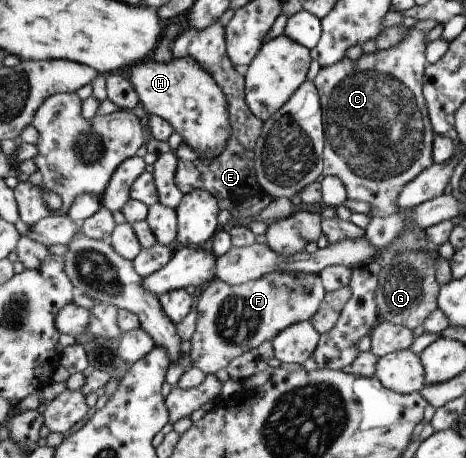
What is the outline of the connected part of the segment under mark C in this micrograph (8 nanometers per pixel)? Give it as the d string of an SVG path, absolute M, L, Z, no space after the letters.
M434 19L418 20L414 26L406 27L403 38L385 50L375 49L374 52L369 54L361 53L356 60L348 59L343 57L339 59L339 62L334 62L329 66L321 67L318 70L312 83L318 92L318 99L321 107L321 122L323 123L323 136L324 145L322 148L322 175L331 175L337 177L346 192L346 198L350 198L356 201L364 202L369 205L370 217L386 217L394 213L395 198L397 198L399 191L410 181L413 180L423 169L432 165L432 138L434 132L430 127L430 120L426 111L424 98L422 97L422 76L424 68L427 63L423 56L423 51L426 44L423 42L426 34L437 24L438 22Z

